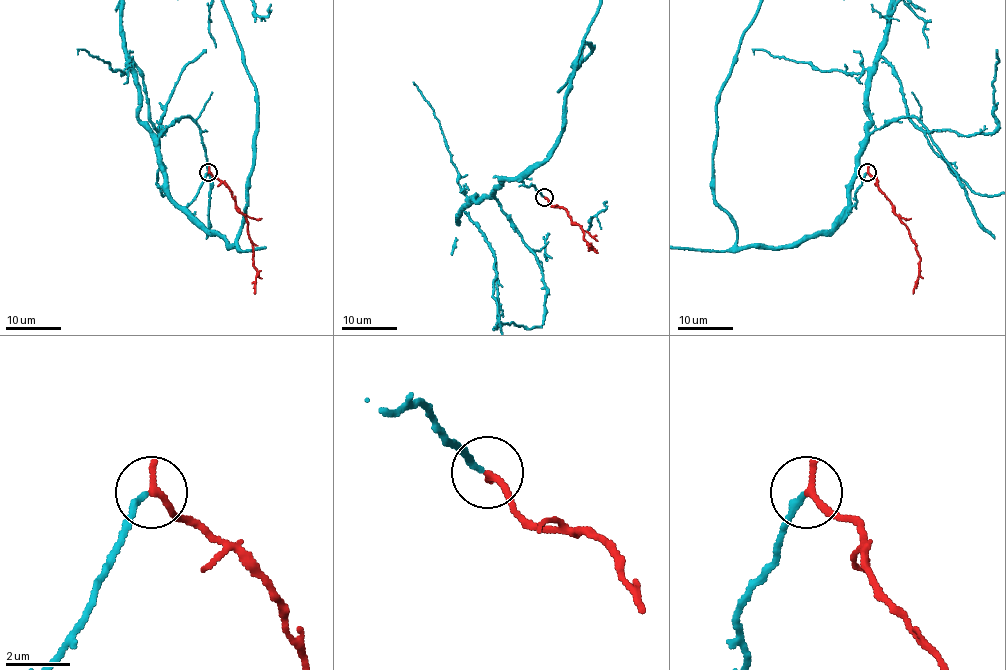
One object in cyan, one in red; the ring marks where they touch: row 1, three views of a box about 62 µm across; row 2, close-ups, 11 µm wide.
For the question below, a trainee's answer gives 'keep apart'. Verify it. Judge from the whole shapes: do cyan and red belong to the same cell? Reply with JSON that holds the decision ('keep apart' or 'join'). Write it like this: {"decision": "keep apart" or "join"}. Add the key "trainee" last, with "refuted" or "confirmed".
{"decision": "join", "trainee": "refuted"}

